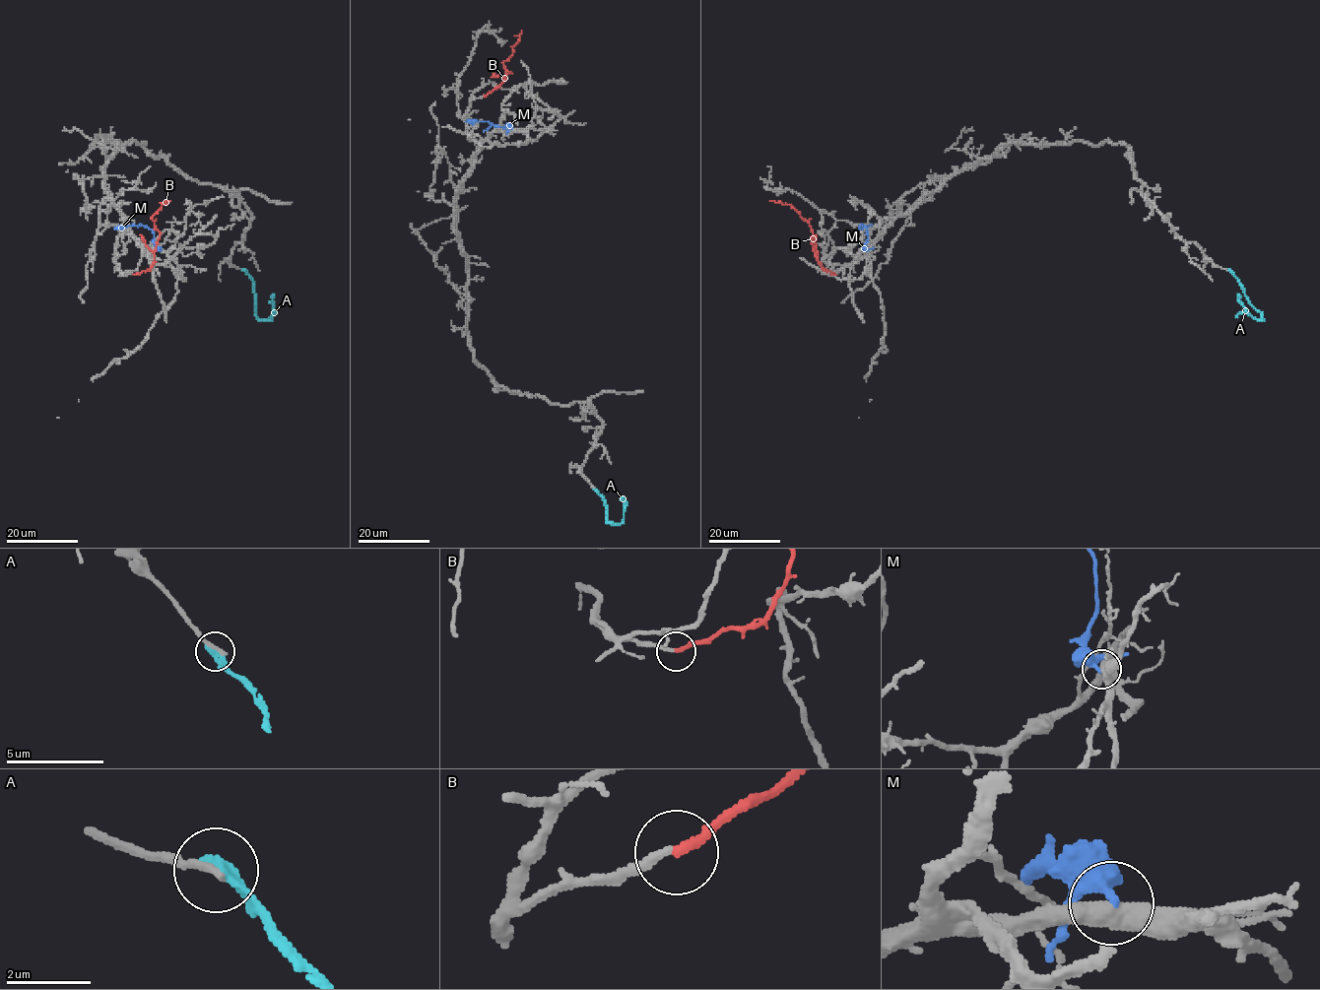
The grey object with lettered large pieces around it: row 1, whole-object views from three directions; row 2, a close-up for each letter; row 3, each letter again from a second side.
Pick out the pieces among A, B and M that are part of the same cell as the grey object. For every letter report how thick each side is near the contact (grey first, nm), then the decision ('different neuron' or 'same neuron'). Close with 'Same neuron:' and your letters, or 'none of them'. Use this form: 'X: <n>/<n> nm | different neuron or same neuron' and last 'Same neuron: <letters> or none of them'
A: 240/360 nm | different neuron
B: 200/220 nm | same neuron
M: 480/400 nm | different neuron
Same neuron: B

